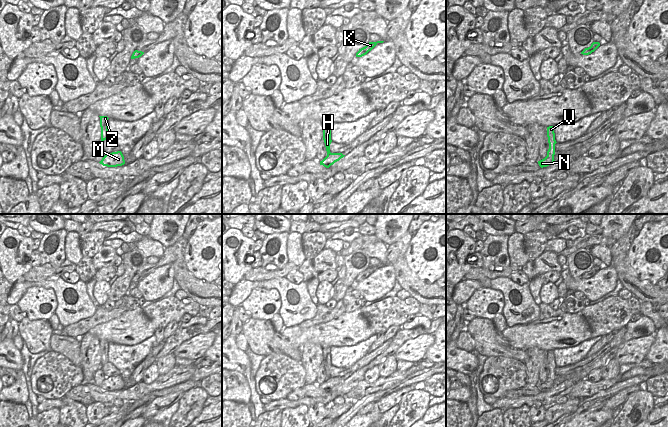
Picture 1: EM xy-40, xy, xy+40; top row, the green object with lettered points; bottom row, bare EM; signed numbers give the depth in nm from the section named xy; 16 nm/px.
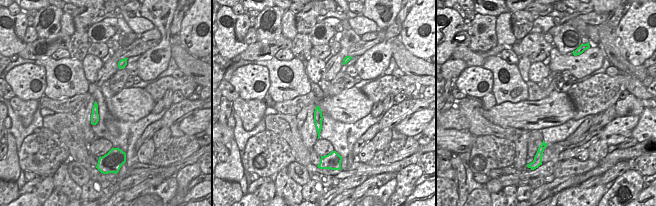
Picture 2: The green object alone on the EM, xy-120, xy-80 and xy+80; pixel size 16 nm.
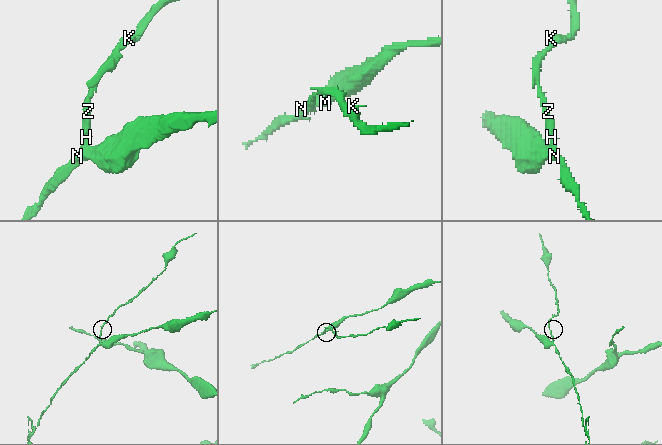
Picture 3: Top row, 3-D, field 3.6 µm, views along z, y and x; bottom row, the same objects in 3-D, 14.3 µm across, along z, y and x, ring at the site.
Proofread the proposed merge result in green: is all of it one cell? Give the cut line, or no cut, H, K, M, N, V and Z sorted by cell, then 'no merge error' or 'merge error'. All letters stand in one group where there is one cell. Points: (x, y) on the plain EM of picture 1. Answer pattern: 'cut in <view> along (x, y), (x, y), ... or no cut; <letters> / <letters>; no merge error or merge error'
cut in xy along (331, 377), (327, 380); H K N V Z / M; merge error

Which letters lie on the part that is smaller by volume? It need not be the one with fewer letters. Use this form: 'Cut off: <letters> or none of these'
Cut off: H, K, N, V, Z

